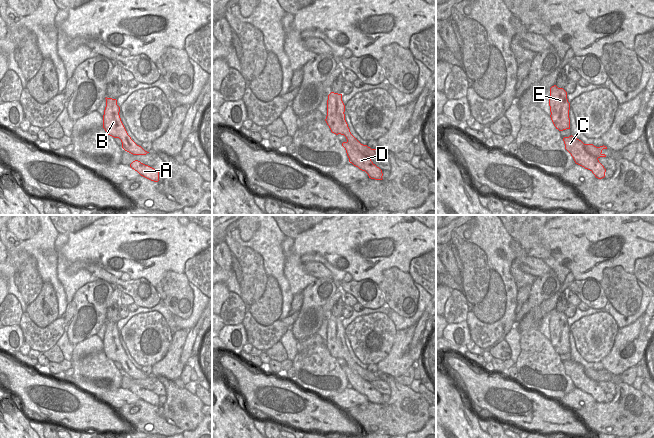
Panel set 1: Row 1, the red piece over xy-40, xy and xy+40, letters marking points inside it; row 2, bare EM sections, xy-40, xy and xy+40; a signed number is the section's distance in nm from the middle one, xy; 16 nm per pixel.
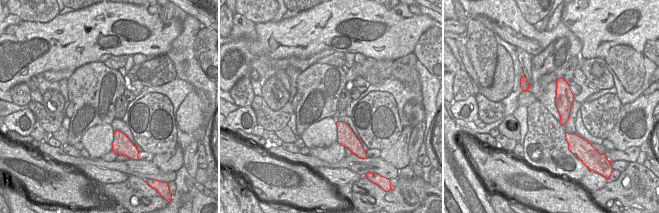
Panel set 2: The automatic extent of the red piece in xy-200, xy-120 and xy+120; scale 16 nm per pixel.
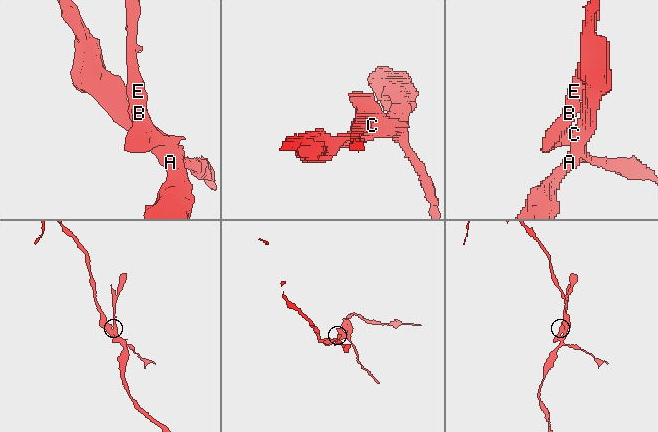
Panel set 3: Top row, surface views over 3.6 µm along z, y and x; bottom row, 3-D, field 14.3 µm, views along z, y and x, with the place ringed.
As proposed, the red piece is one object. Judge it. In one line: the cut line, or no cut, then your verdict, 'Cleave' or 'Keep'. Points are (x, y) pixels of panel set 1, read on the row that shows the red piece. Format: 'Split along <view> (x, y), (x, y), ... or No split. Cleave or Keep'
Split along xy (347, 141), (369, 158). Cleave

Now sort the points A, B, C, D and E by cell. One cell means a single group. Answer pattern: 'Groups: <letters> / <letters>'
Groups: A C D / B E

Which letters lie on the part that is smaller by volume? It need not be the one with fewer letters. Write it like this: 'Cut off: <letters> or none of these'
Cut off: B, E

